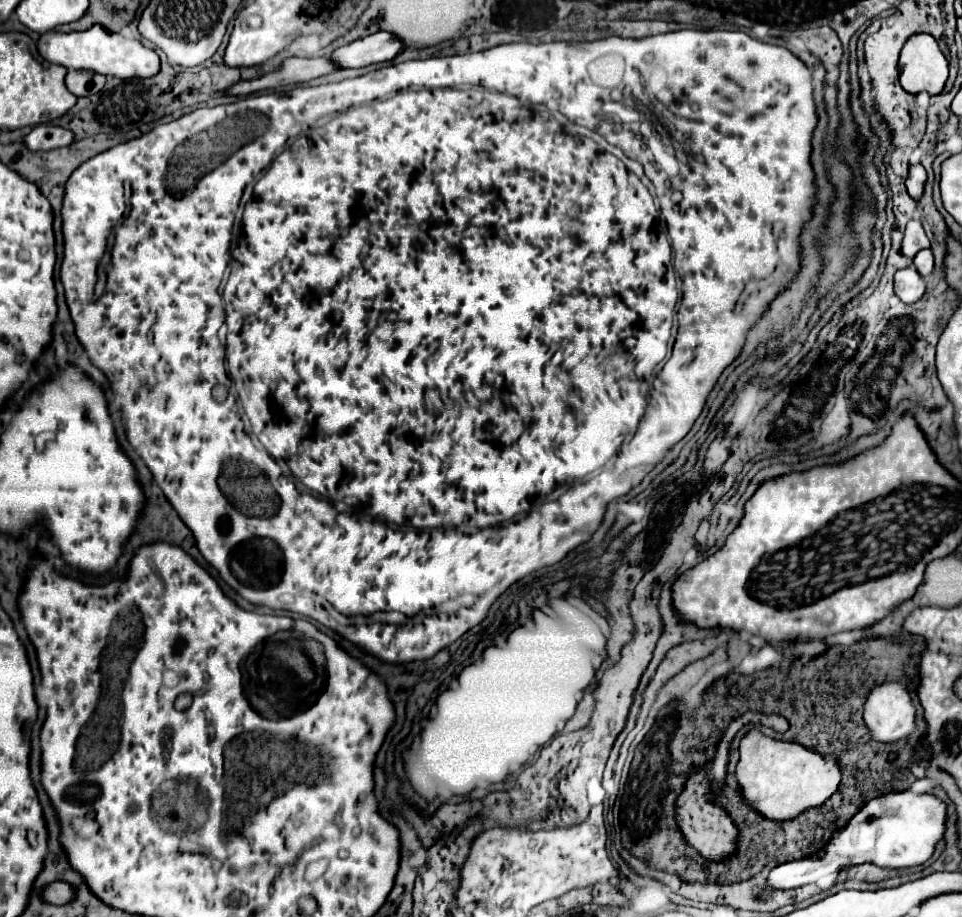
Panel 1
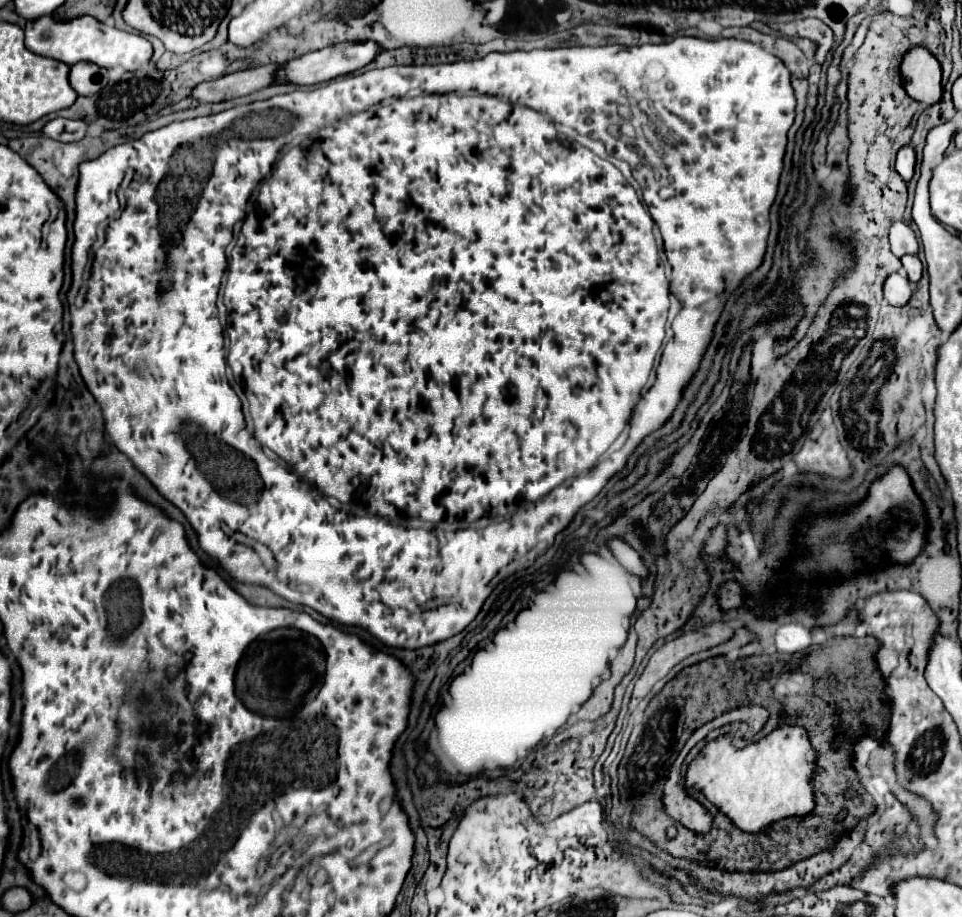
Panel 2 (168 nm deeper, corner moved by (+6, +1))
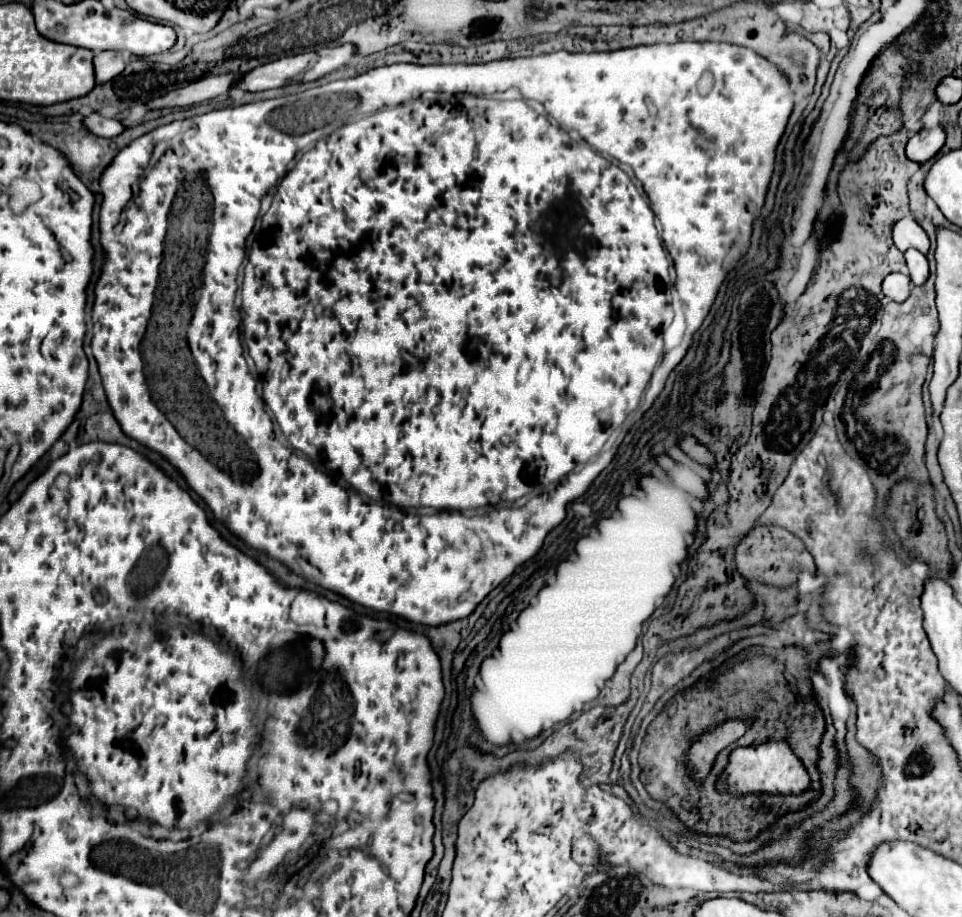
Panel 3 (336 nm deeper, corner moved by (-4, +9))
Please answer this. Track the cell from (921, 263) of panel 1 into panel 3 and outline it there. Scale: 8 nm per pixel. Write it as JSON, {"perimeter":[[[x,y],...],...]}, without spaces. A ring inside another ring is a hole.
{"perimeter":[[[907,249],[905,251],[905,259],[907,259],[907,267],[911,273],[911,281],[915,285],[923,285],[929,277],[929,263],[927,257],[915,249]]]}

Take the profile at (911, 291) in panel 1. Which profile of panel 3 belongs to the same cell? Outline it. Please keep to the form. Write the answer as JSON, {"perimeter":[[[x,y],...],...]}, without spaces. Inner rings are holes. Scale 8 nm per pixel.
{"perimeter":[[[891,273],[883,281],[883,293],[897,303],[903,303],[911,295],[913,283],[907,273]]]}

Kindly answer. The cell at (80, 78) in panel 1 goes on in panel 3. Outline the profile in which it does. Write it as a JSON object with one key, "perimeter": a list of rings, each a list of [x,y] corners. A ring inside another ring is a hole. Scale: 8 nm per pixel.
{"perimeter":[[[99,51],[93,59],[93,67],[95,67],[95,81],[107,83],[125,69],[123,55],[119,51]]]}

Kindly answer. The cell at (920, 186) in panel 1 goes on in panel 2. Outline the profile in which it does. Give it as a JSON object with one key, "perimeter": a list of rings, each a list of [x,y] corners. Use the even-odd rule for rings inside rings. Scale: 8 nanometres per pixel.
{"perimeter":[[[905,145],[897,151],[897,163],[895,163],[897,173],[909,181],[913,177],[913,169],[915,169],[915,149],[911,145]]]}

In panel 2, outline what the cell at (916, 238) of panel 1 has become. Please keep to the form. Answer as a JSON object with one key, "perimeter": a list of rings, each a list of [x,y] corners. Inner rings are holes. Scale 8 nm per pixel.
{"perimeter":[[[897,221],[891,227],[891,231],[889,231],[889,243],[891,243],[891,251],[893,251],[895,257],[917,255],[917,249],[919,249],[915,233],[903,221]]]}

